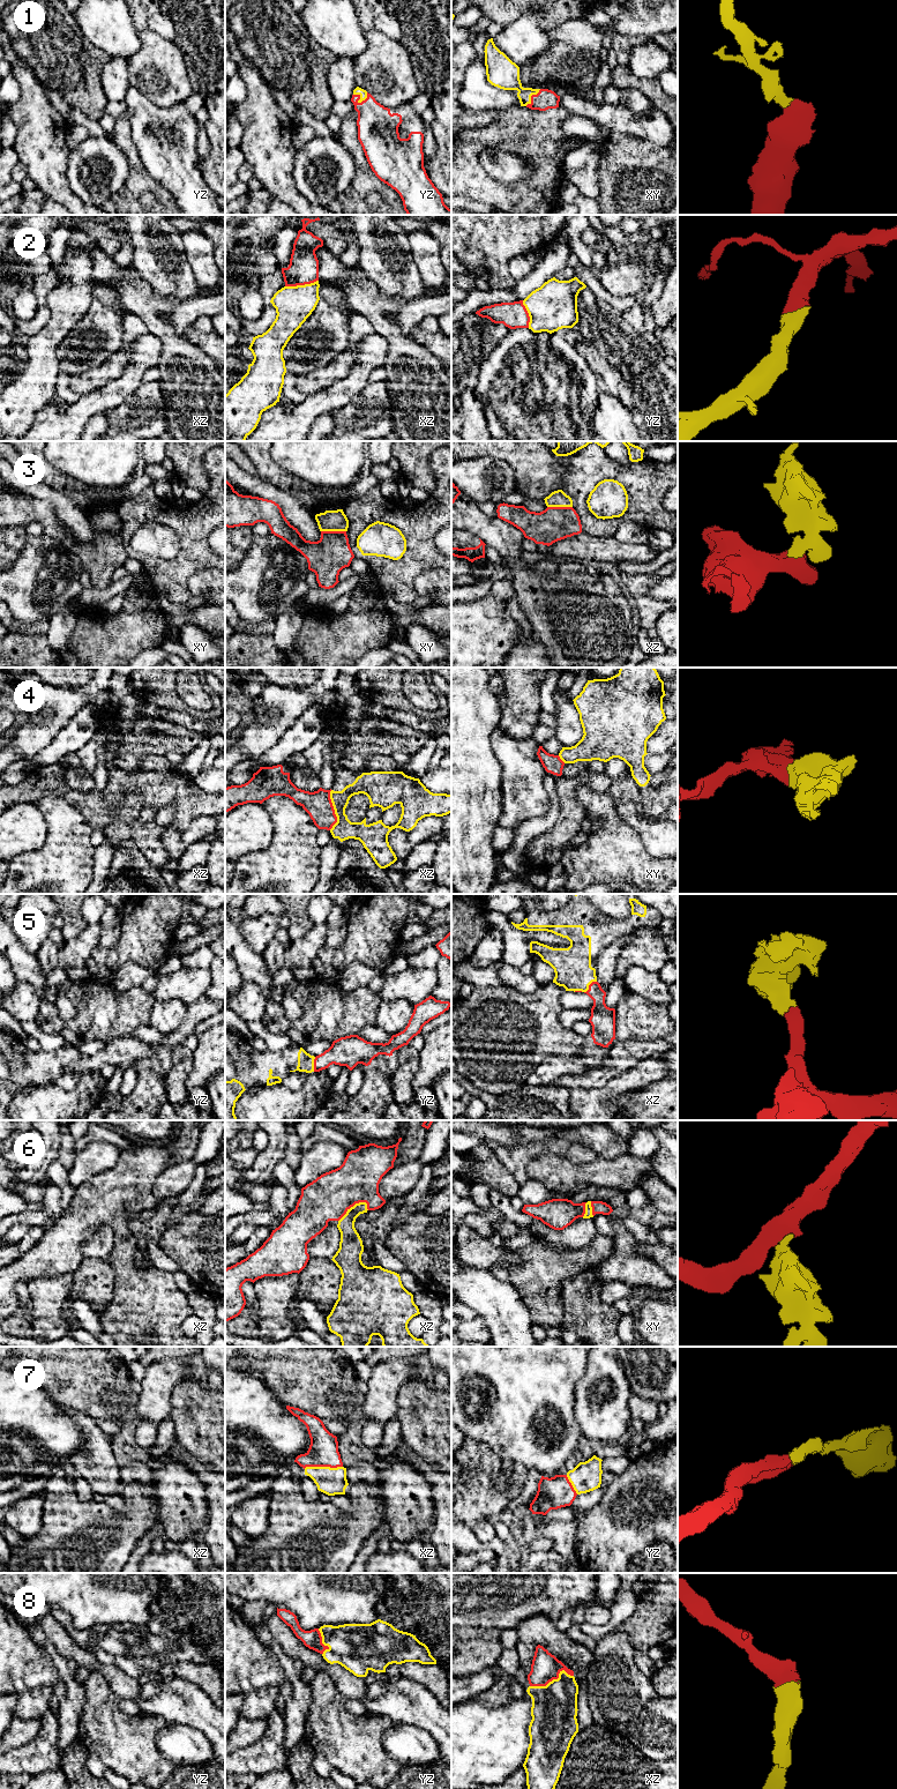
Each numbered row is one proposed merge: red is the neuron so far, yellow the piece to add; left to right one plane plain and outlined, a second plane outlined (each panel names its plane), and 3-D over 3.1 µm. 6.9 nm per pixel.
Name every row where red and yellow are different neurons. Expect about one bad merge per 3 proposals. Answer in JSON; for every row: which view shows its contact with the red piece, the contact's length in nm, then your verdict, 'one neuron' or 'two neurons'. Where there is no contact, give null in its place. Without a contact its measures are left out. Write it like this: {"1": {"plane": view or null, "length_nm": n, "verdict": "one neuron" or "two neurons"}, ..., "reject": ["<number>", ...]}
{"1": {"plane": "yz", "length_nm": 110, "verdict": "one neuron"}, "2": {"plane": "xz", "length_nm": 240, "verdict": "one neuron"}, "3": {"plane": "xy", "length_nm": 180, "verdict": "two neurons"}, "4": {"plane": "xz", "length_nm": 280, "verdict": "two neurons"}, "5": {"plane": "xz", "length_nm": 120, "verdict": "one neuron"}, "6": {"plane": "xz", "length_nm": 240, "verdict": "one neuron"}, "7": {"plane": "xz", "length_nm": 280, "verdict": "one neuron"}, "8": {"plane": "xz", "length_nm": 320, "verdict": "one neuron"}, "reject": ["3", "4"]}

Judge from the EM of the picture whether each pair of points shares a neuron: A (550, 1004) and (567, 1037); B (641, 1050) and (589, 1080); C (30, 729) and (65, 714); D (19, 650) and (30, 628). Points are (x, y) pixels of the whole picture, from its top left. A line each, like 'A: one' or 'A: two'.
A: one
B: one
C: one
D: two

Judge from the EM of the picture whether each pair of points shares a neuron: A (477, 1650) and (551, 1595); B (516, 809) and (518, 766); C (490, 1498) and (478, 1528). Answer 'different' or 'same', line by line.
A: different
B: same
C: different

